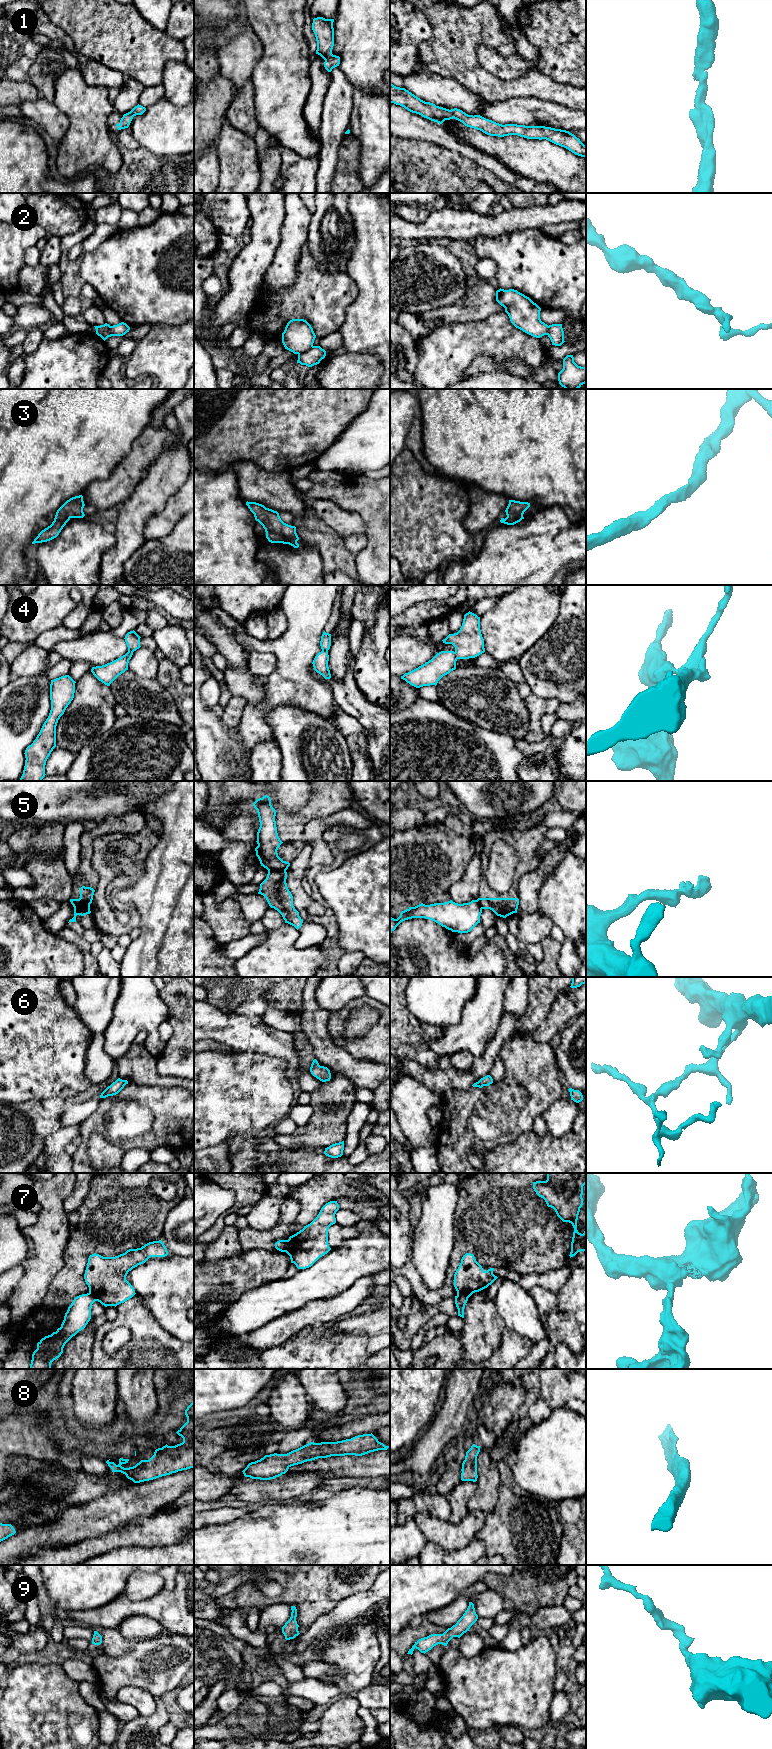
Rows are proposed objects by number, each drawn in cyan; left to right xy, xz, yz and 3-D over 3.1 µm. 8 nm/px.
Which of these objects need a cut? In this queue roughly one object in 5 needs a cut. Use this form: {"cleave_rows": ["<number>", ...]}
{"cleave_rows": ["2", "4", "5", "7"]}

